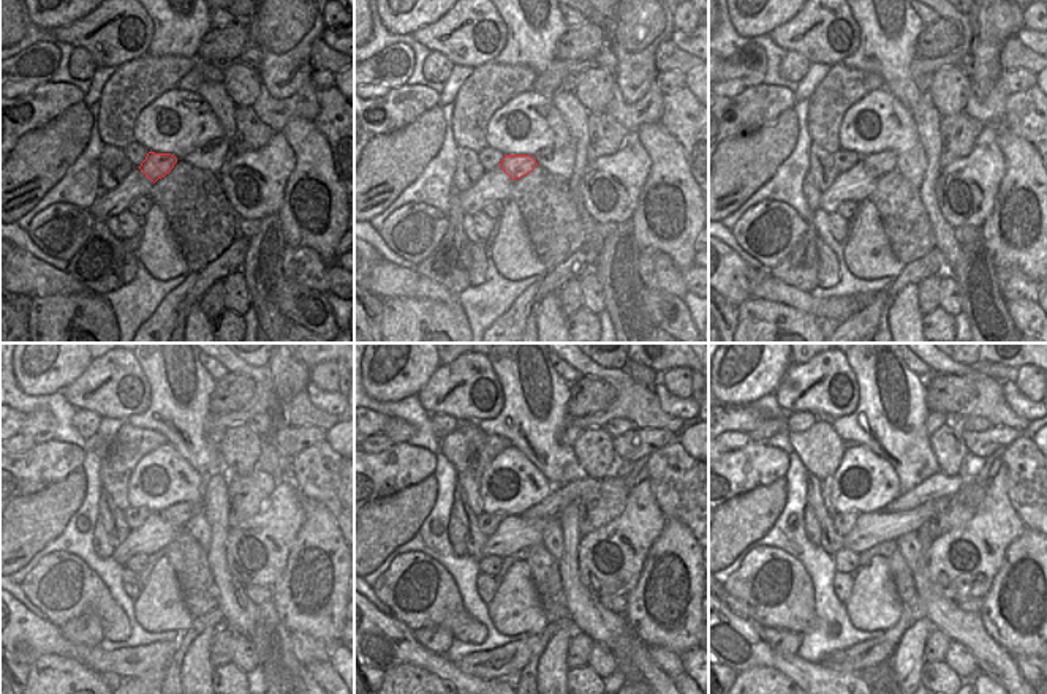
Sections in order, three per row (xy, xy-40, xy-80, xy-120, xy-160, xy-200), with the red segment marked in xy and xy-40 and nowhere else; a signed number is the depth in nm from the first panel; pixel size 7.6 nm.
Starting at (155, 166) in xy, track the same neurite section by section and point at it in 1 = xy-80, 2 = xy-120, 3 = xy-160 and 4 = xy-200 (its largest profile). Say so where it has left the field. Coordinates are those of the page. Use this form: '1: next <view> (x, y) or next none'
1: next xy-80 (876, 165)
2: next xy-120 (177, 516)
3: next xy-160 (560, 497)
4: next xy-200 (938, 486)

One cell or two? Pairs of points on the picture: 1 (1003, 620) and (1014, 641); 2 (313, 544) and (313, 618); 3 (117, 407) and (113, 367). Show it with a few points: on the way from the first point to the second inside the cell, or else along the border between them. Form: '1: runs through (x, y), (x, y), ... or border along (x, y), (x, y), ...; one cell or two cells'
1: runs through (1008, 625), (1014, 636); one cell
2: runs through (336, 550), (336, 584), (331, 598); one cell
3: runs through (117, 397), (116, 377); one cell

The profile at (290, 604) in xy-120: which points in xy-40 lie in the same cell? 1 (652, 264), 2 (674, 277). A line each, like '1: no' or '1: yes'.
1: no
2: no

